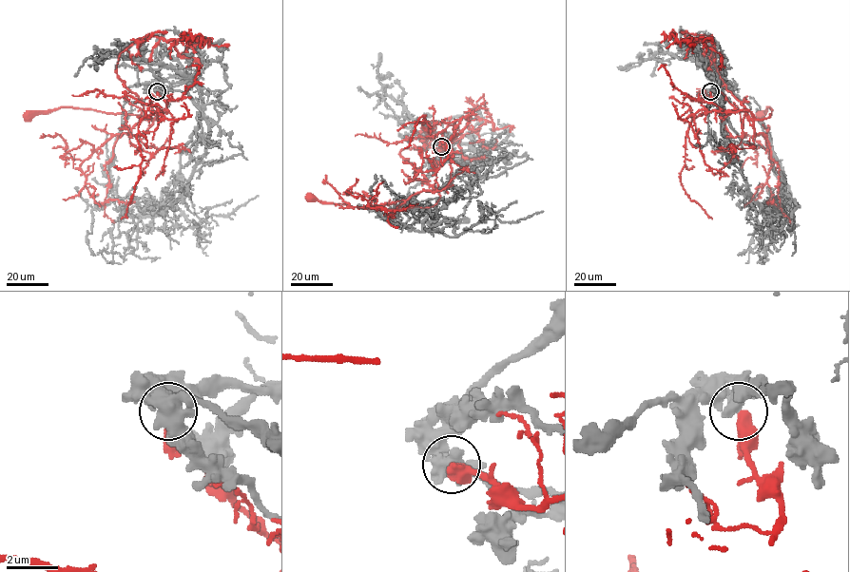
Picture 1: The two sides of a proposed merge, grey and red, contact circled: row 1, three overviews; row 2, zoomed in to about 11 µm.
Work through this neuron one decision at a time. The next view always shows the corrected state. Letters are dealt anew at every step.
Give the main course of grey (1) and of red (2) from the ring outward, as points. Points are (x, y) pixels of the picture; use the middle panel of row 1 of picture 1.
1: (441, 146), (485, 153), (463, 218), (444, 218), (421, 231), (396, 225), (411, 186)
2: (441, 146), (452, 150), (450, 184), (438, 192), (439, 199), (434, 205), (376, 209), (310, 199)

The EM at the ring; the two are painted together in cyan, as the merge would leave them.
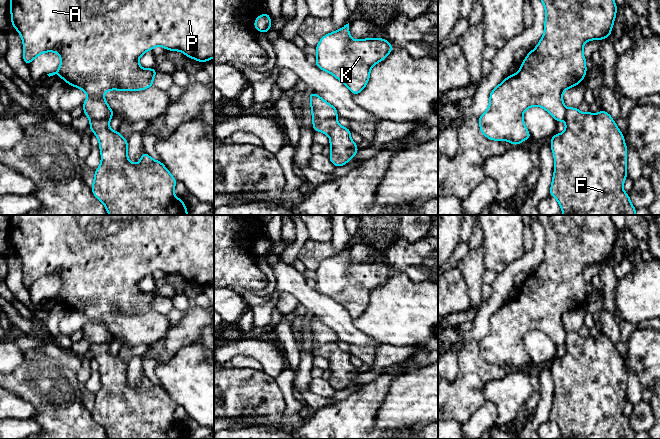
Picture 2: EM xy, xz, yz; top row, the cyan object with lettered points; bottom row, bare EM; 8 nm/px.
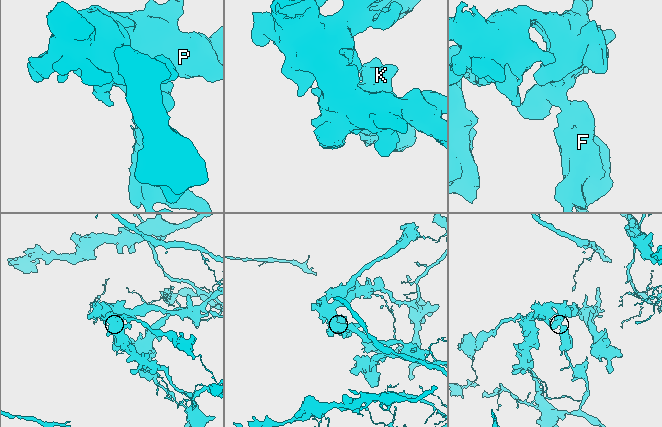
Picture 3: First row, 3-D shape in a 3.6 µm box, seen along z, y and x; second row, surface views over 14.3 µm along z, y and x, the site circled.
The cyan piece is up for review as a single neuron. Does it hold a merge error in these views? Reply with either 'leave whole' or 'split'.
split

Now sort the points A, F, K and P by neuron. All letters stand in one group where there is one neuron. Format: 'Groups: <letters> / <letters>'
Groups: A K P / F

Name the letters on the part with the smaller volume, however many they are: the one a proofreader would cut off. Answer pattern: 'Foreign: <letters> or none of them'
Foreign: F

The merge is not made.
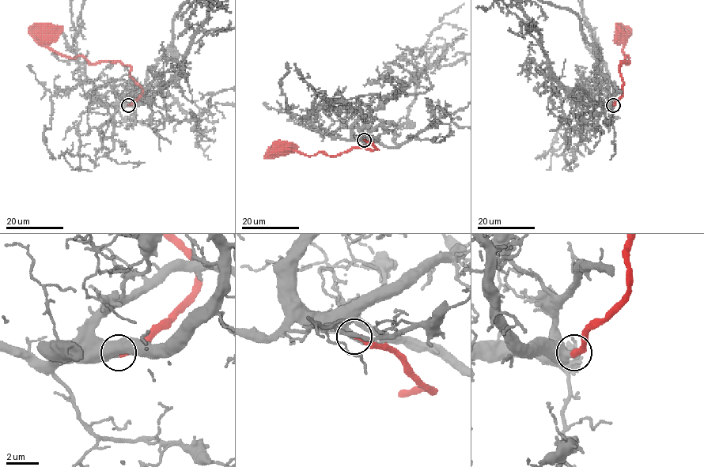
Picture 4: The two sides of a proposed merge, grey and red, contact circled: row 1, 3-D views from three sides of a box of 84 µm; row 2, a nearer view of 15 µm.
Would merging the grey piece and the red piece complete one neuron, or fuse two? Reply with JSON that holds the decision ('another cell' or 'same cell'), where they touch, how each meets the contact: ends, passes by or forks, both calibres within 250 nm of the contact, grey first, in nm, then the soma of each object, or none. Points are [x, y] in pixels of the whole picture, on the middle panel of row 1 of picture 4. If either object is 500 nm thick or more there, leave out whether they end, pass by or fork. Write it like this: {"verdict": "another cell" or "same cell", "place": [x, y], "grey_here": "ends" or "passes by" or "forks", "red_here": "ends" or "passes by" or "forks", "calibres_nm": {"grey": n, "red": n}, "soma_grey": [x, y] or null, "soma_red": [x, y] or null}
{"verdict": "same cell", "place": [364, 140], "grey_here": "ends", "red_here": "ends", "calibres_nm": {"grey": 400, "red": 380}, "soma_grey": null, "soma_red": [279, 148]}

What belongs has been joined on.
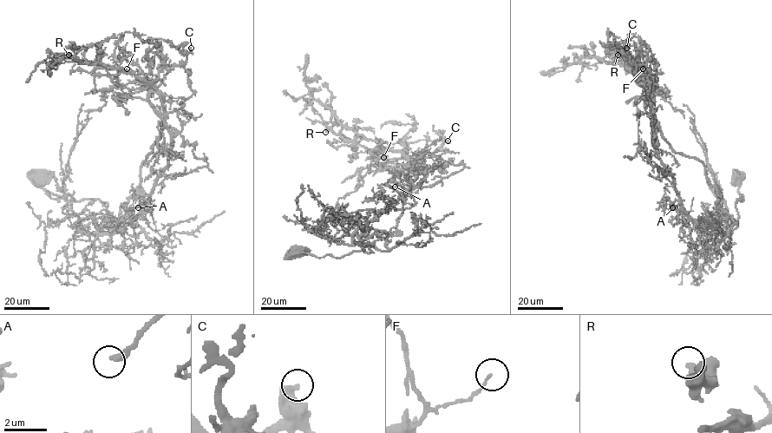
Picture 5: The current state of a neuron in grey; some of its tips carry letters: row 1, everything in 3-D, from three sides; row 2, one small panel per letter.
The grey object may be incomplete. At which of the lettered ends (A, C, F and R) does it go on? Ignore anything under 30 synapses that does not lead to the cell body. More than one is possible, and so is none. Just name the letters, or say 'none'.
A

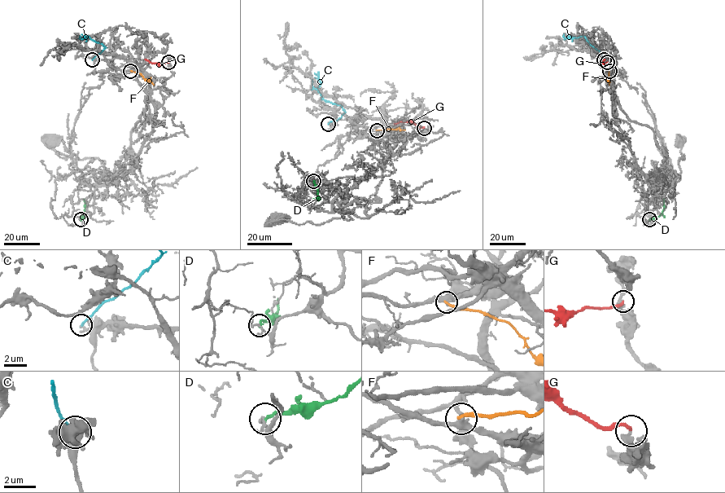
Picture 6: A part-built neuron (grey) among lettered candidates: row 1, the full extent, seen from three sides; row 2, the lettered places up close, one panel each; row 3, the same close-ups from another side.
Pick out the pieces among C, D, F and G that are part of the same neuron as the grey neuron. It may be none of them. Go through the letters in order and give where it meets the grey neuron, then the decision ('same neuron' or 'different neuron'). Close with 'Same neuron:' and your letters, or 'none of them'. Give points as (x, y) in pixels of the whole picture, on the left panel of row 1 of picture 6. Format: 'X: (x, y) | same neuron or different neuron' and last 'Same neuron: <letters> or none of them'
C: (92, 59) | different neuron
D: (80, 219) | different neuron
F: (130, 71) | different neuron
G: (168, 62) | same neuron
Same neuron: G

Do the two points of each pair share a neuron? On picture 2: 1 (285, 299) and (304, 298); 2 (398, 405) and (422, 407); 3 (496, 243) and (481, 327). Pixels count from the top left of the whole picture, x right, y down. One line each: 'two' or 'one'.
1: two
2: one
3: two

